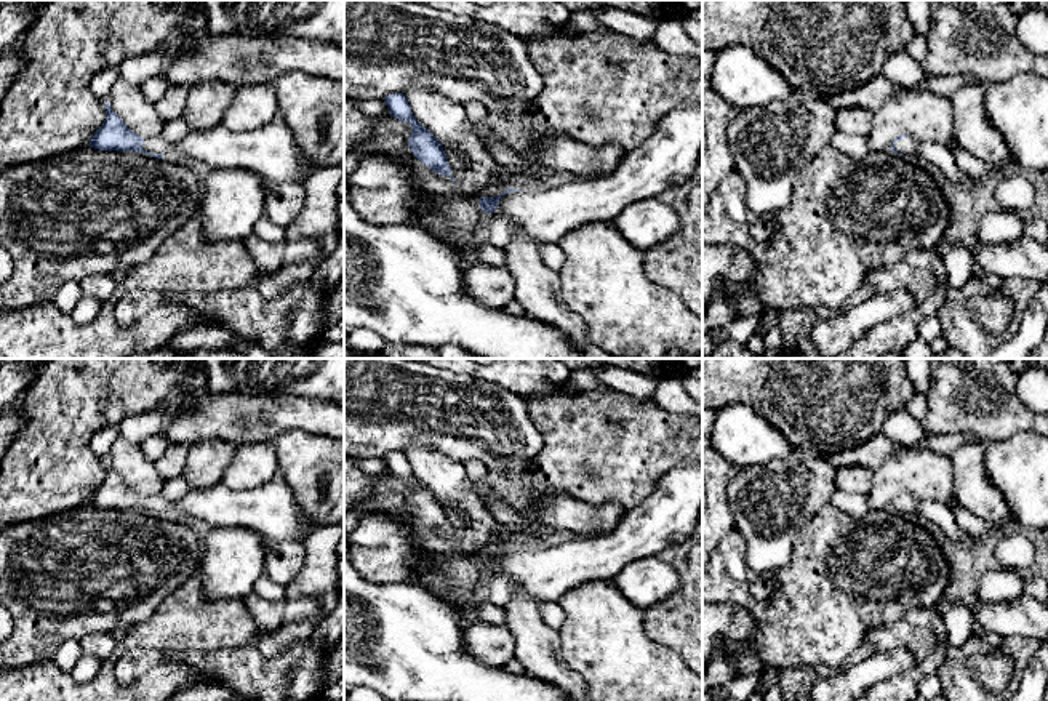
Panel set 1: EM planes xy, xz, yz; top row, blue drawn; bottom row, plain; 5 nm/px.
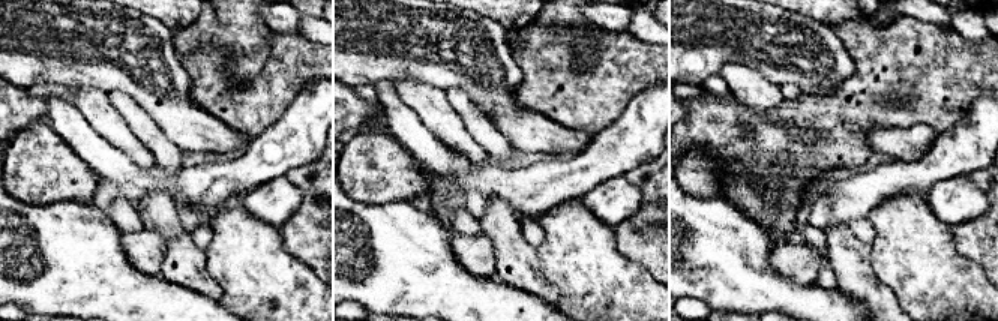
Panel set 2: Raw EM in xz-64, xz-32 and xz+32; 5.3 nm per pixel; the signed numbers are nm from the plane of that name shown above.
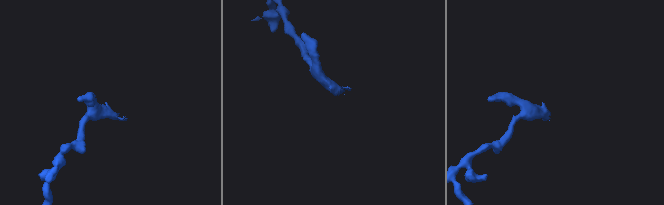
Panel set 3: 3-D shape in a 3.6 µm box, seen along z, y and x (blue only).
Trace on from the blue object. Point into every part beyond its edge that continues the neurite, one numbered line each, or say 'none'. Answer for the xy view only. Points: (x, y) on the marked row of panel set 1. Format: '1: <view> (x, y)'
1: xy (271, 151)

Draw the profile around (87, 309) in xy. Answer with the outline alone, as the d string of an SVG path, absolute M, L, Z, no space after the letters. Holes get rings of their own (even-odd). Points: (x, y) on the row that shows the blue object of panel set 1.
M82 296L78 302L75 304L70 317L80 323L86 325L91 323L98 314L102 310L102 302L88 296Z

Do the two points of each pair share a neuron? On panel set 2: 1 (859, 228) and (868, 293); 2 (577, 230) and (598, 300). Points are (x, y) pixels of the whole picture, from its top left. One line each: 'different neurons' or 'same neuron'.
1: different neurons
2: same neuron

